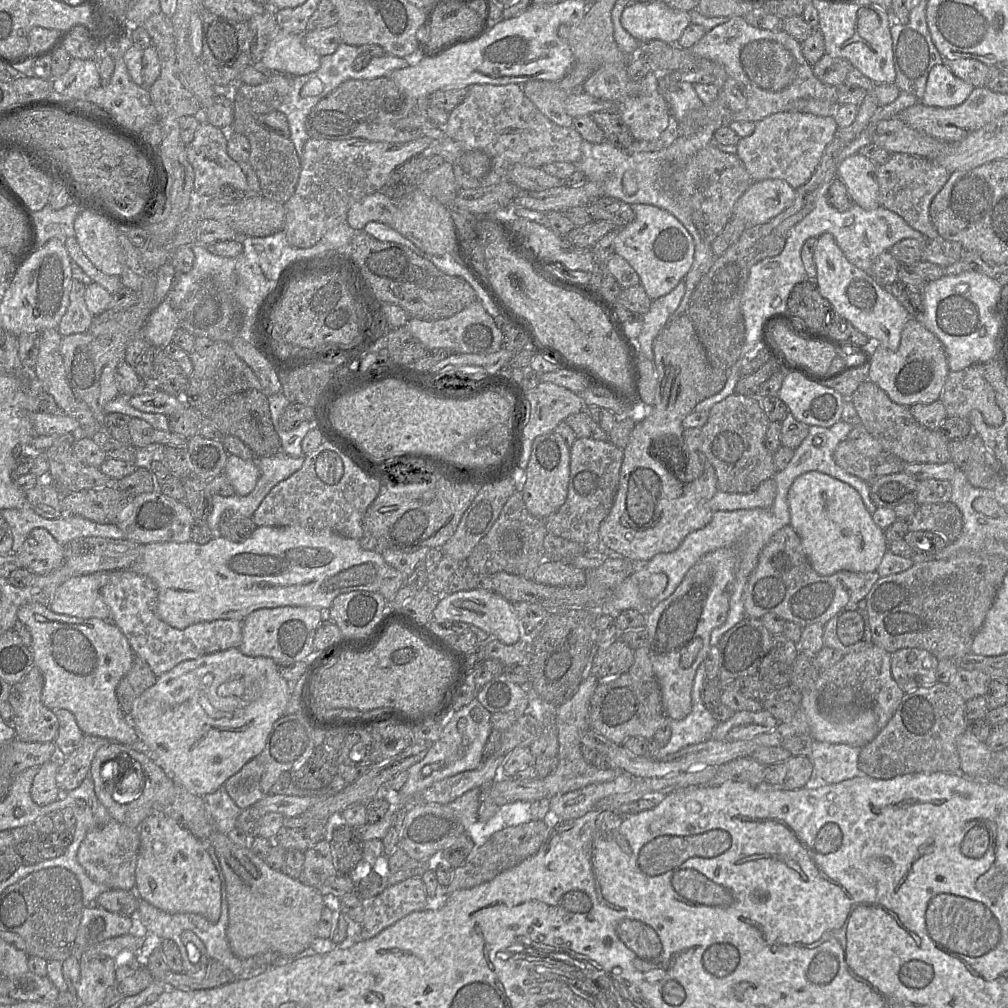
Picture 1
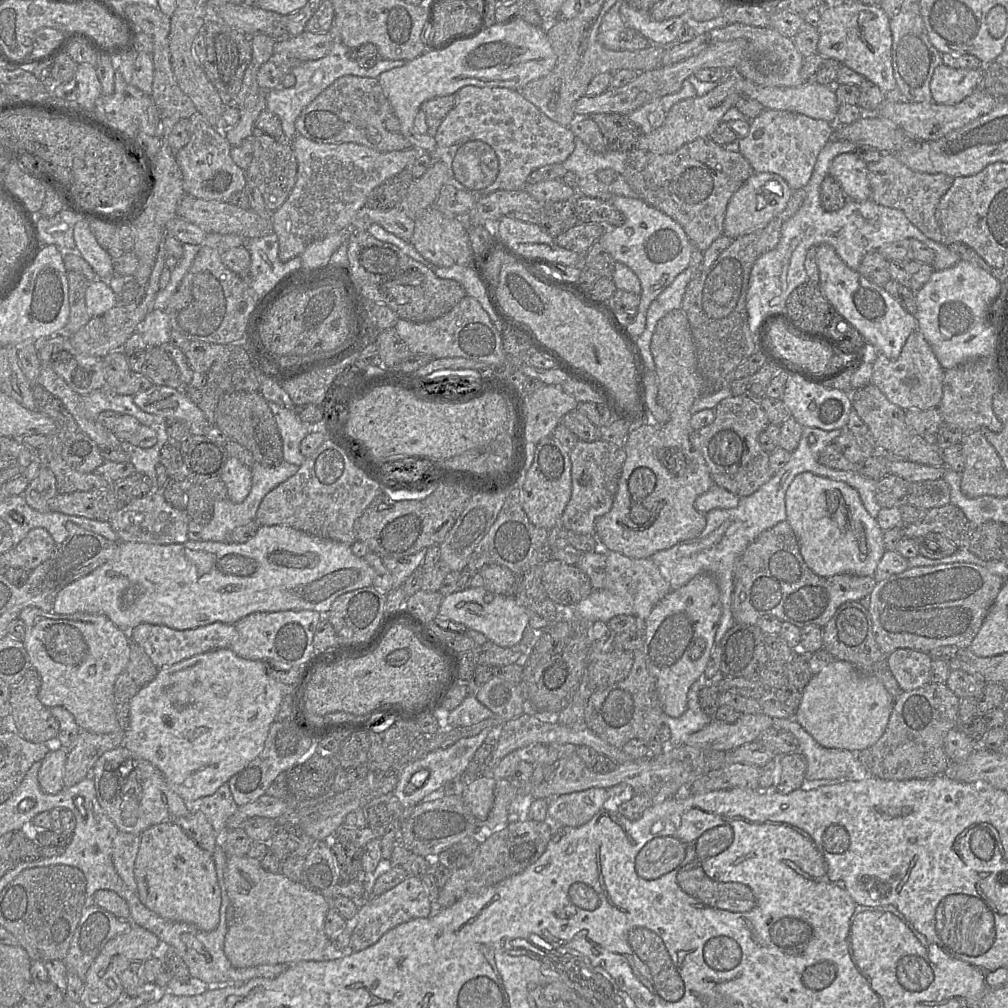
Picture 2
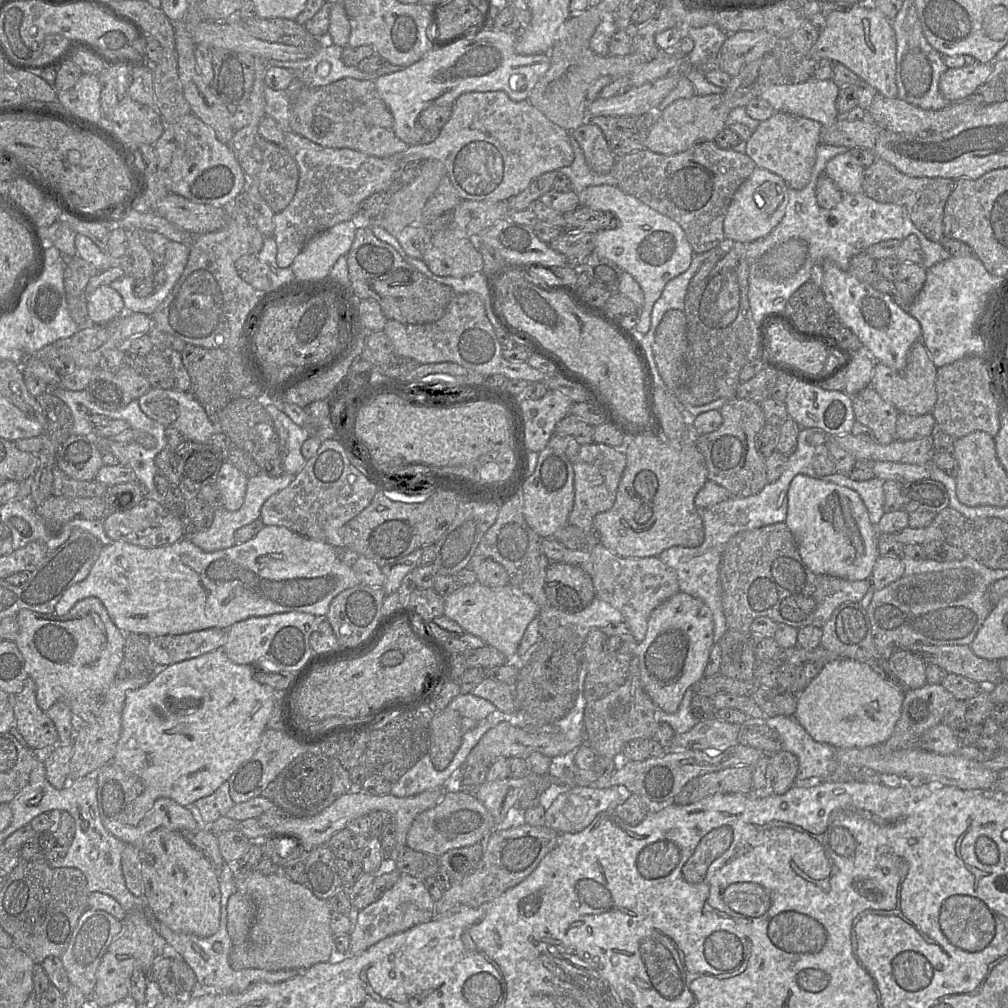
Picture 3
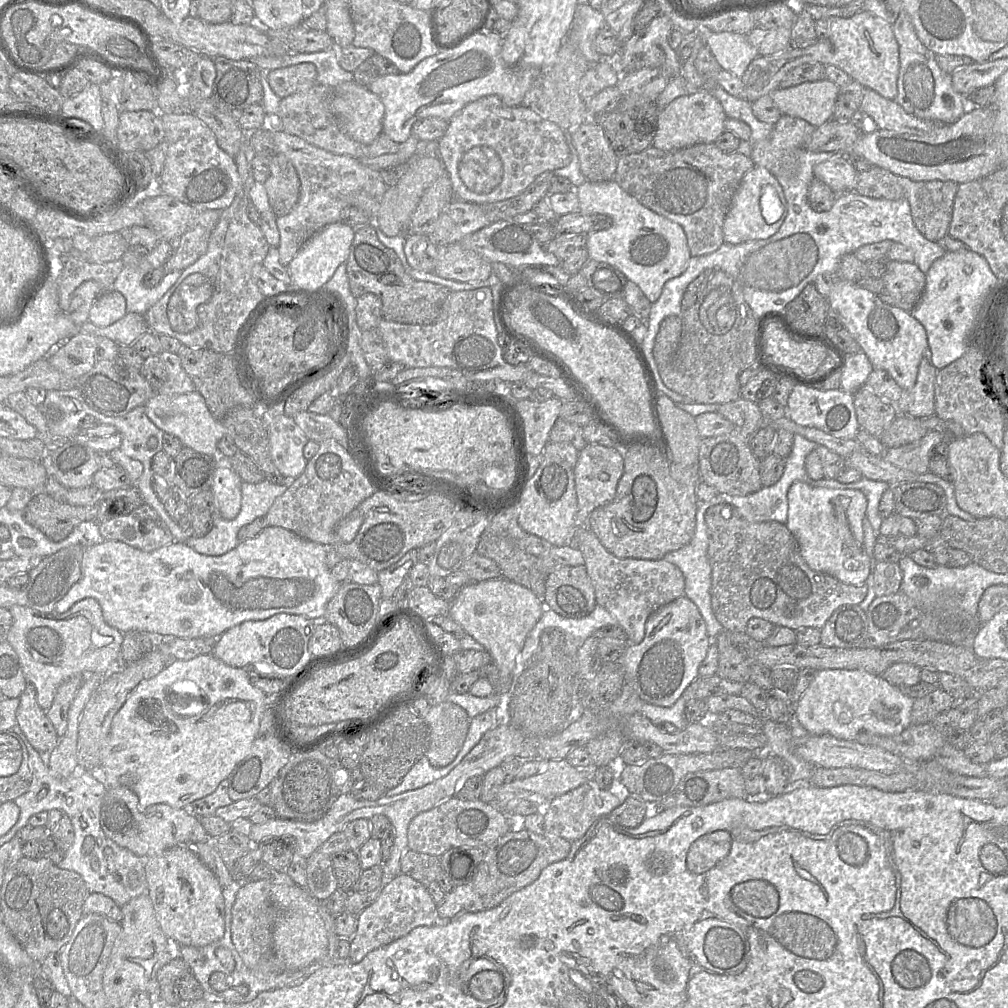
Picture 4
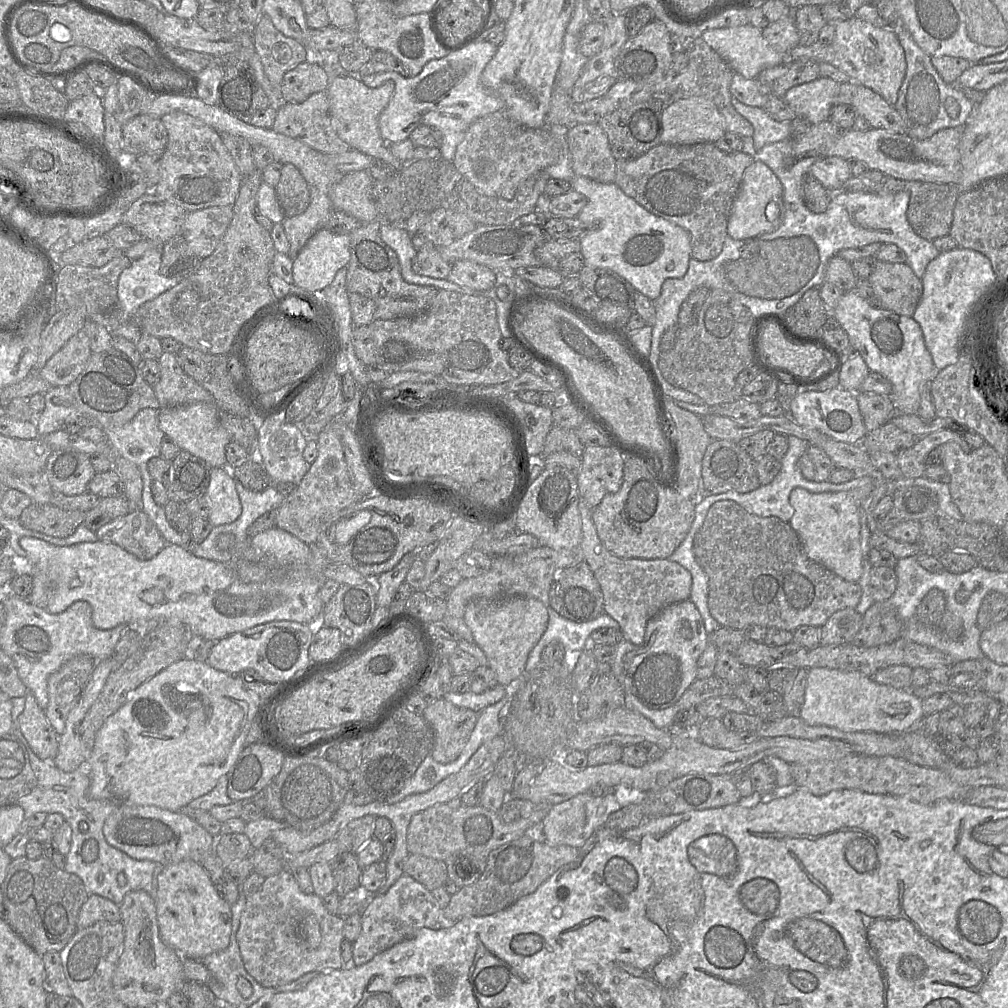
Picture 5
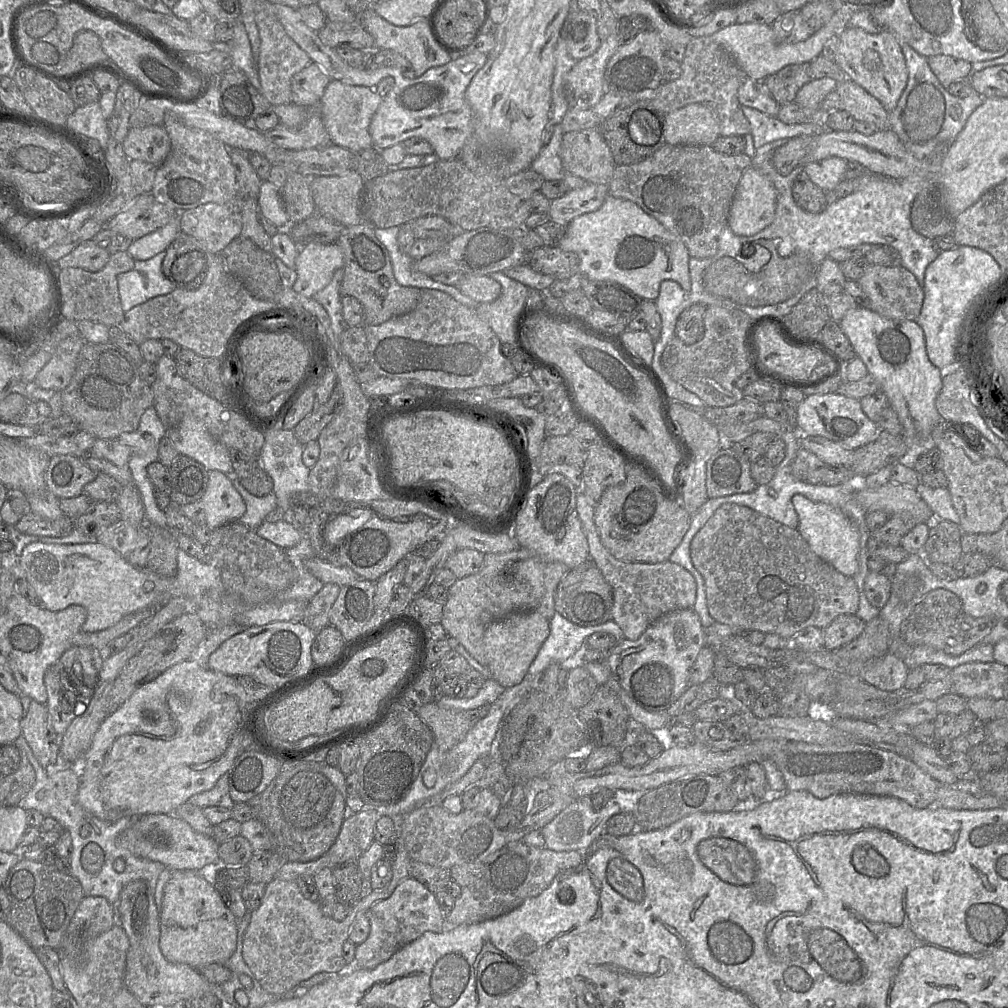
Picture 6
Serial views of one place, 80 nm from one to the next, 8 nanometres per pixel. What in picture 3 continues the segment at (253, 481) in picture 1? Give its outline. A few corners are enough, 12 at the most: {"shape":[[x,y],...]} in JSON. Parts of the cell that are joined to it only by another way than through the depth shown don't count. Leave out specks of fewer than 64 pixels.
{"shape":[[231,462],[222,464],[215,485],[223,507],[244,503],[248,477]]}

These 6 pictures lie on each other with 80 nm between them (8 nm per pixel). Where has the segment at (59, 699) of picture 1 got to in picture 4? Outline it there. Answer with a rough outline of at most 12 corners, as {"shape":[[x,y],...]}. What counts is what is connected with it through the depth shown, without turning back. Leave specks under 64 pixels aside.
{"shape":[[94,598],[8,608],[6,636],[44,711],[76,675],[106,676],[124,633]]}

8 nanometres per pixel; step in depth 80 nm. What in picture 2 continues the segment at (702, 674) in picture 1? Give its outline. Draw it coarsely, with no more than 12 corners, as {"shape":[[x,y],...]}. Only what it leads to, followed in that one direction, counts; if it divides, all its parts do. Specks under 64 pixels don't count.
{"shape":[[704,680],[692,684],[680,717],[664,715],[667,747],[684,744],[713,720],[699,704]]}

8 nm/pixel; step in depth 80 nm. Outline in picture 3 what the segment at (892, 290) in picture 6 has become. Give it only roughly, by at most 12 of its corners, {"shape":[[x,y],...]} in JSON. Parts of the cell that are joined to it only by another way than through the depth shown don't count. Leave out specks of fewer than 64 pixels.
{"shape":[[901,262],[897,304],[909,308],[926,281],[921,264]]}

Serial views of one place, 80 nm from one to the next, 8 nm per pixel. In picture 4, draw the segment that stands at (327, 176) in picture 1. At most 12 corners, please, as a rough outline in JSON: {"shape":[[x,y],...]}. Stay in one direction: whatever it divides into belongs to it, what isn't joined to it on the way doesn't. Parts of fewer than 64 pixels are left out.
{"shape":[[281,129],[276,152],[294,165],[300,197],[276,218],[280,263],[340,222],[350,196],[381,200],[380,171]]}

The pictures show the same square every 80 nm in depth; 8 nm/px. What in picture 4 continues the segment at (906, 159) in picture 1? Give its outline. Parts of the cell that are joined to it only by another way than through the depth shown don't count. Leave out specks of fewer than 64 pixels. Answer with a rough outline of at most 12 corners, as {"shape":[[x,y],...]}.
{"shape":[[881,167],[858,173],[853,191],[908,200],[916,228],[948,233],[958,184],[912,181]]}

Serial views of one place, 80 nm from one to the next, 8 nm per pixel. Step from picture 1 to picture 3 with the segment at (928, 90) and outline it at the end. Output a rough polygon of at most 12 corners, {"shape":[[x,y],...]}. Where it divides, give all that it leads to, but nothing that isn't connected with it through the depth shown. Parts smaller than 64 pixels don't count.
{"shape":[[1005,63],[948,68],[939,90],[950,103],[970,98]]}

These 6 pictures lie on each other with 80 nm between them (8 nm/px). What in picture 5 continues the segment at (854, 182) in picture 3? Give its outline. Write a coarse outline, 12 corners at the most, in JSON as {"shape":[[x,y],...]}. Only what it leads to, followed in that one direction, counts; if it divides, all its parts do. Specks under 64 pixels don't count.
{"shape":[[822,157],[809,168],[831,193],[852,177],[848,161]]}

